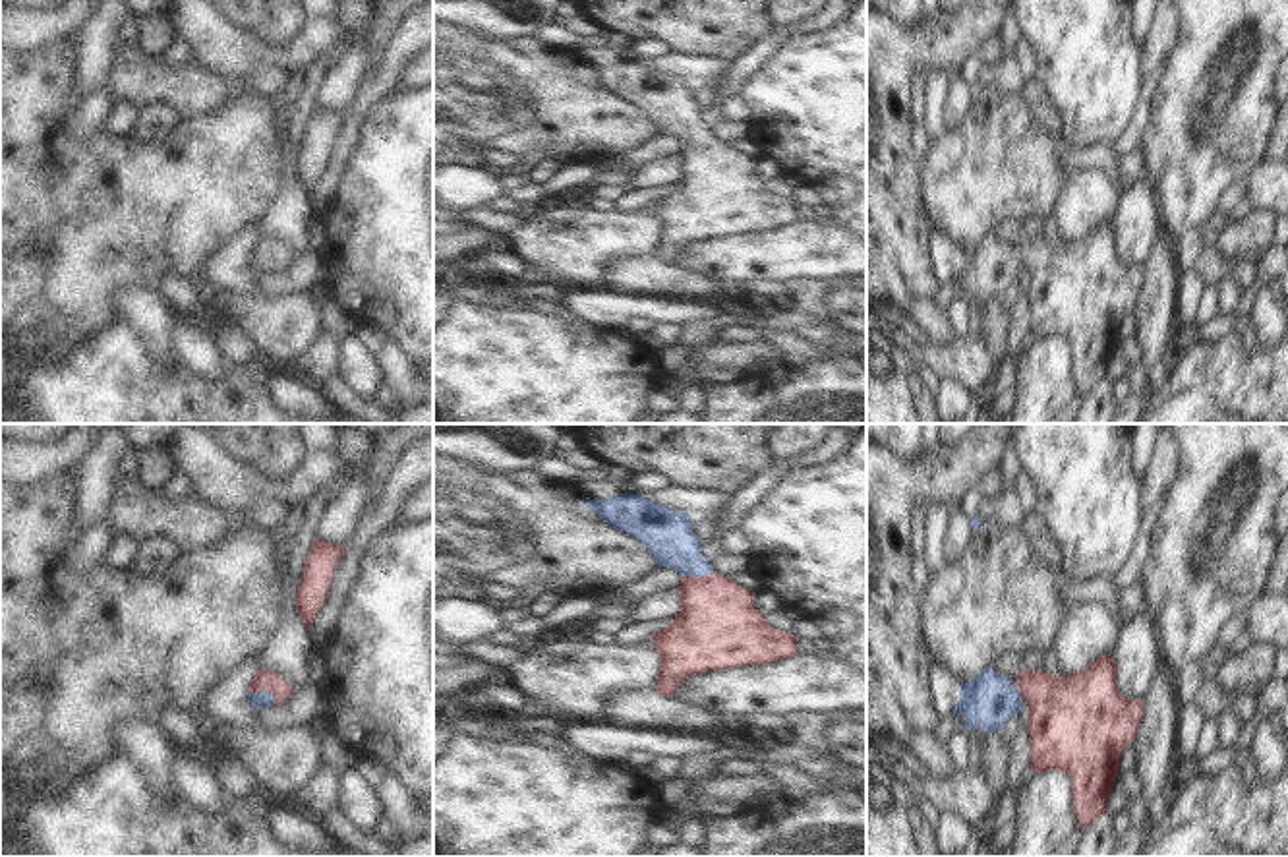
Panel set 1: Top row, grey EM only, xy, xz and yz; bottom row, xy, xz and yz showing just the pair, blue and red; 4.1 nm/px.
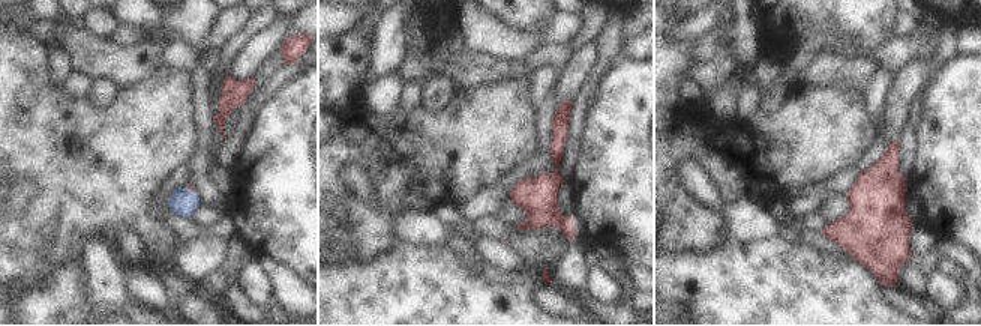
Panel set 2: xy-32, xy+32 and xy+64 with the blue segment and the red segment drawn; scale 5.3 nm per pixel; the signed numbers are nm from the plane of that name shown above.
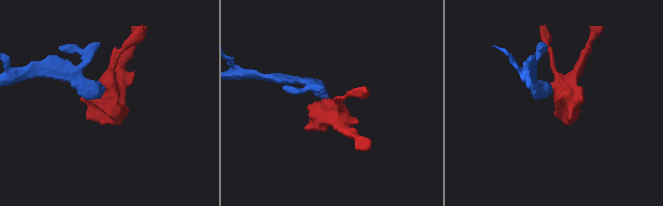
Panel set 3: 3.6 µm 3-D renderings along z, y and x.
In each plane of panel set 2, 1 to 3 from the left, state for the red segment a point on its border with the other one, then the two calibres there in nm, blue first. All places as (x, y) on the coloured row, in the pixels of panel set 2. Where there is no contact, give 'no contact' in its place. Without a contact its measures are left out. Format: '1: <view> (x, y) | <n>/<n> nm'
1: xy-32 (189, 190) | 150/30 nm
2: no contact
3: no contact

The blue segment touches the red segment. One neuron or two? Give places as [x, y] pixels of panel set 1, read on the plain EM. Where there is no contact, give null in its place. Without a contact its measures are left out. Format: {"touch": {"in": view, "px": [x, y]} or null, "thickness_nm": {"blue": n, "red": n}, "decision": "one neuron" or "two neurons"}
{"touch": {"in": "xy", "px": [265, 258]}, "thickness_nm": {"blue": 70, "red": 90}, "decision": "one neuron"}

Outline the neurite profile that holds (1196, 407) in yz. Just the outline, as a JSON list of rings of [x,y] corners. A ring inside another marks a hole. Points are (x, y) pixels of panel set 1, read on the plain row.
[[[1211,391],[1162,397],[1147,408],[1141,424],[1244,424]]]

